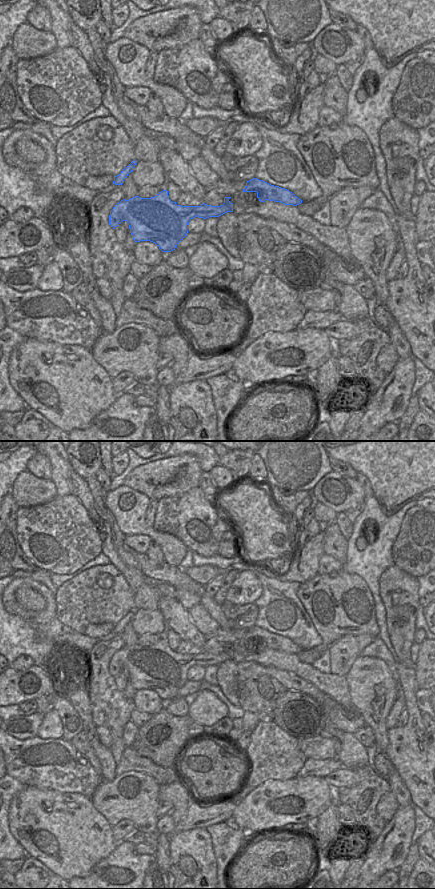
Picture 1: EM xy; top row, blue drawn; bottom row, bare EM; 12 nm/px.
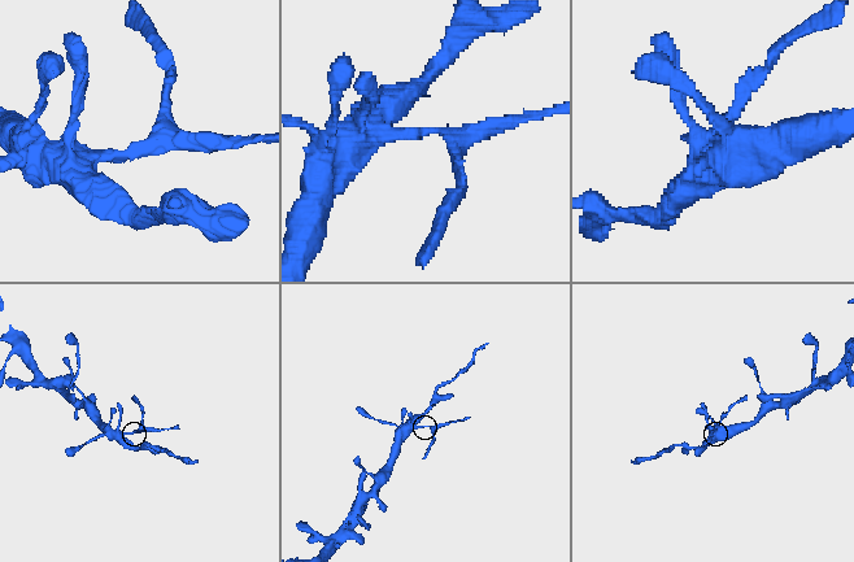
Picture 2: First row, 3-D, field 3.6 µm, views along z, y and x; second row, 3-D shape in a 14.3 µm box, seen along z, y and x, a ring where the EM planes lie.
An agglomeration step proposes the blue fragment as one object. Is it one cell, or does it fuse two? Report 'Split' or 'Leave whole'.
Split

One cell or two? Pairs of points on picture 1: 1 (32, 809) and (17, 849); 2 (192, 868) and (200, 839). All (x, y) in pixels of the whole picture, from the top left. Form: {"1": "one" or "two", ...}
{"1": "two", "2": "one"}

